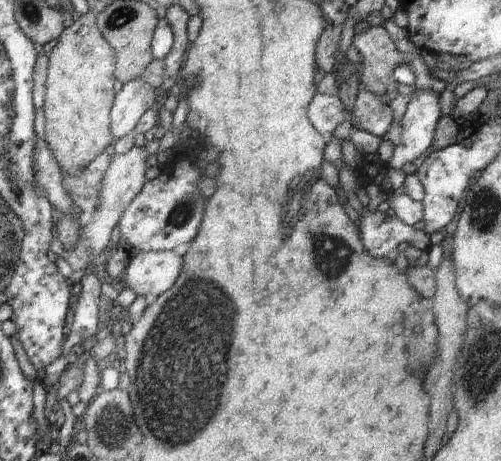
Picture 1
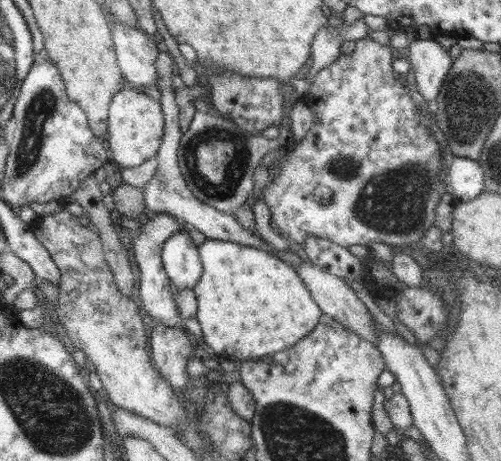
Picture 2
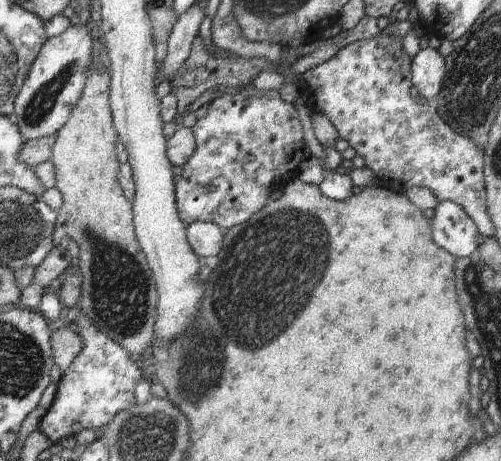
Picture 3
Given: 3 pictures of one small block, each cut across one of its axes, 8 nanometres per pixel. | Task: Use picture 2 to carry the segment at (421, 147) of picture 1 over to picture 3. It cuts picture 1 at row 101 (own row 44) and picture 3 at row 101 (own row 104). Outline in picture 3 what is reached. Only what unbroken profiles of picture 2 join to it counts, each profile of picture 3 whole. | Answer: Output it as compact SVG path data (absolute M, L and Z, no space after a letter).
M432 47L420 49L410 64L410 81L431 103L442 88L446 74L445 58Z

